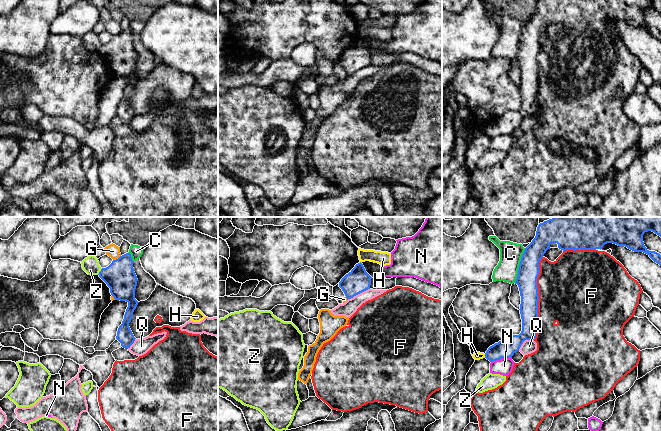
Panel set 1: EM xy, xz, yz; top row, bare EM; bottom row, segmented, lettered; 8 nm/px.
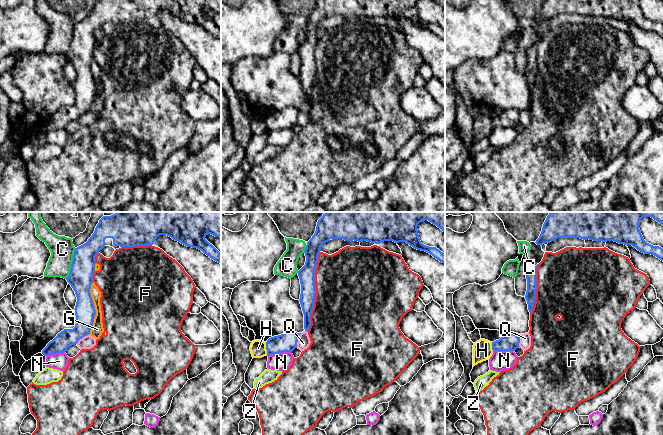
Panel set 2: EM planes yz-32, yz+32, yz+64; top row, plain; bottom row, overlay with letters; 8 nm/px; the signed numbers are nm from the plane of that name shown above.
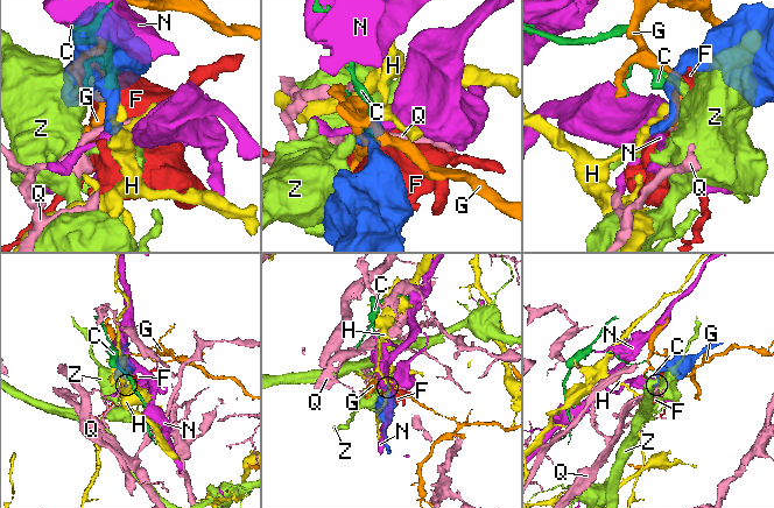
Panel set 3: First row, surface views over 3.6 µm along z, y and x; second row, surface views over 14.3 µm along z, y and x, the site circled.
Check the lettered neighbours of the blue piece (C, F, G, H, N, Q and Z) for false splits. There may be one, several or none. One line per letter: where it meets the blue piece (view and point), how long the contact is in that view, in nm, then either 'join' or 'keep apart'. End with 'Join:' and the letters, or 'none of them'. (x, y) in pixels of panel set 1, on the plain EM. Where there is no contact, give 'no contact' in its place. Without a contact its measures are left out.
C: yz (519, 41) | 300 nm | keep apart
F: yz (538, 74) | 650 nm | keep apart
G: xy (116, 35) | 80 nm | keep apart
H: yz (485, 132) | 30 nm | keep apart
N: yz (501, 134) | 170 nm | keep apart
Q: xz (358, 69) | 200 nm | keep apart
Z: xy (100, 47) | 70 nm | keep apart
Join: none of them

